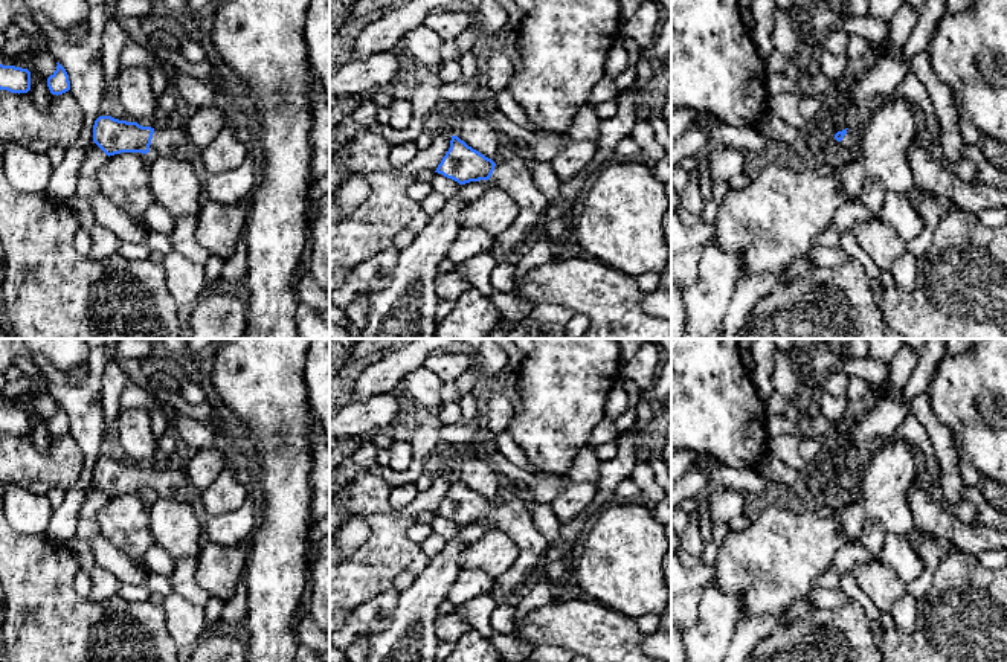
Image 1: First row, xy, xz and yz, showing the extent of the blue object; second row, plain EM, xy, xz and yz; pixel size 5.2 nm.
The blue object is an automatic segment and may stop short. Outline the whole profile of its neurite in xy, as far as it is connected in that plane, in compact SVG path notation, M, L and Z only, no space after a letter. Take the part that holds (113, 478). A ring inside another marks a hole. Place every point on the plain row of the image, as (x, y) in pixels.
M99 458L93 467L93 484L108 499L121 494L151 494L183 502L194 497L185 467L154 471L137 464Z

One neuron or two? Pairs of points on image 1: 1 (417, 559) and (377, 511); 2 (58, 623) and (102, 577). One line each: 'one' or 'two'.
1: one
2: two

